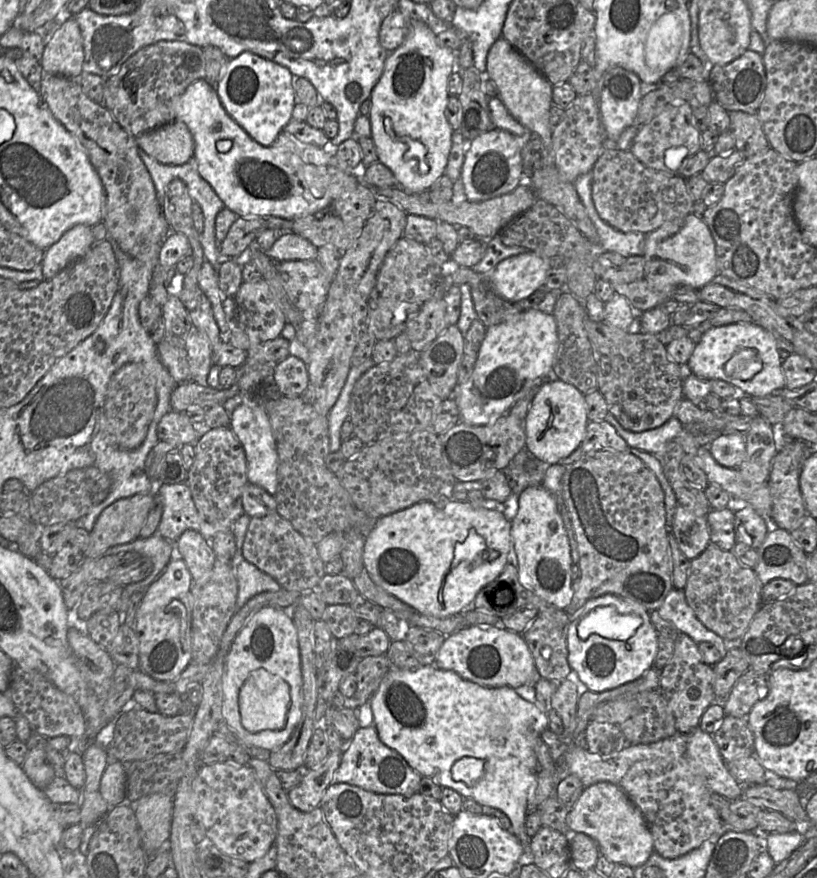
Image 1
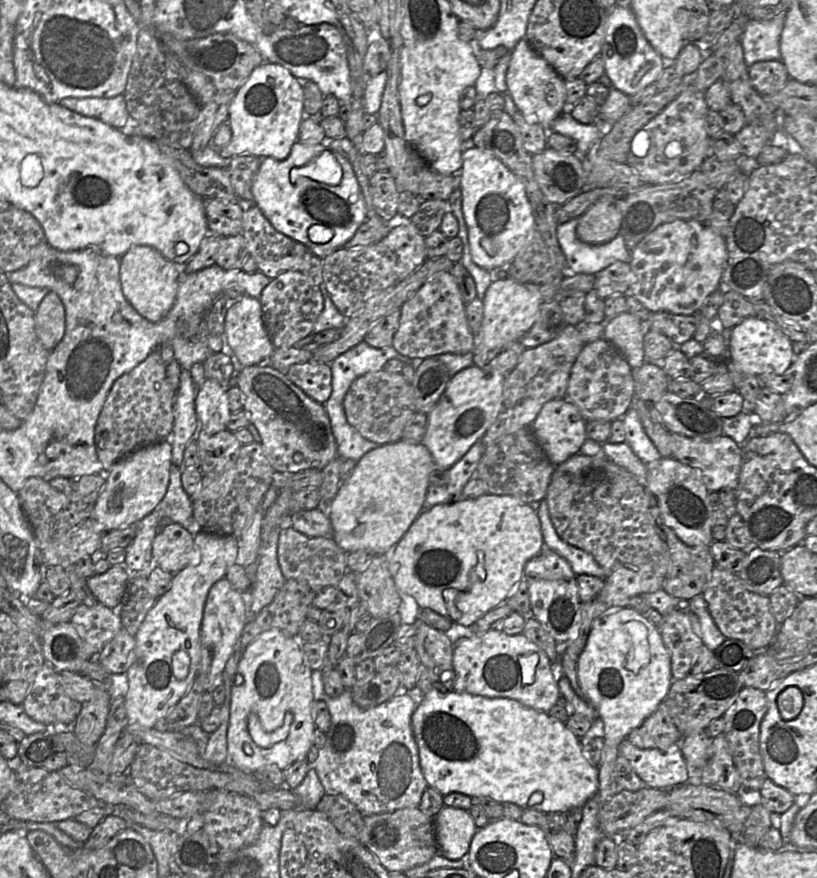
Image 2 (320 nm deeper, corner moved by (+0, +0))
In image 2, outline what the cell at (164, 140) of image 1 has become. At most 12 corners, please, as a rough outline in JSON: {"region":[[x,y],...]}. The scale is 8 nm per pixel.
{"region":[[262,63],[236,91],[223,158],[284,160],[299,138],[303,88]]}

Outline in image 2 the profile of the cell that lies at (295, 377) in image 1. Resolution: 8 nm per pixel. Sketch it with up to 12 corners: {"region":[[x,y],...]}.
{"region":[[298,363],[287,378],[324,404],[332,393],[330,364]]}

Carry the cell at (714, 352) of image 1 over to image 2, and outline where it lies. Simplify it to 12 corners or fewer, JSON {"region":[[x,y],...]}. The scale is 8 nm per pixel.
{"region":[[755,316],[728,331],[728,358],[743,373],[783,375],[792,341]]}

